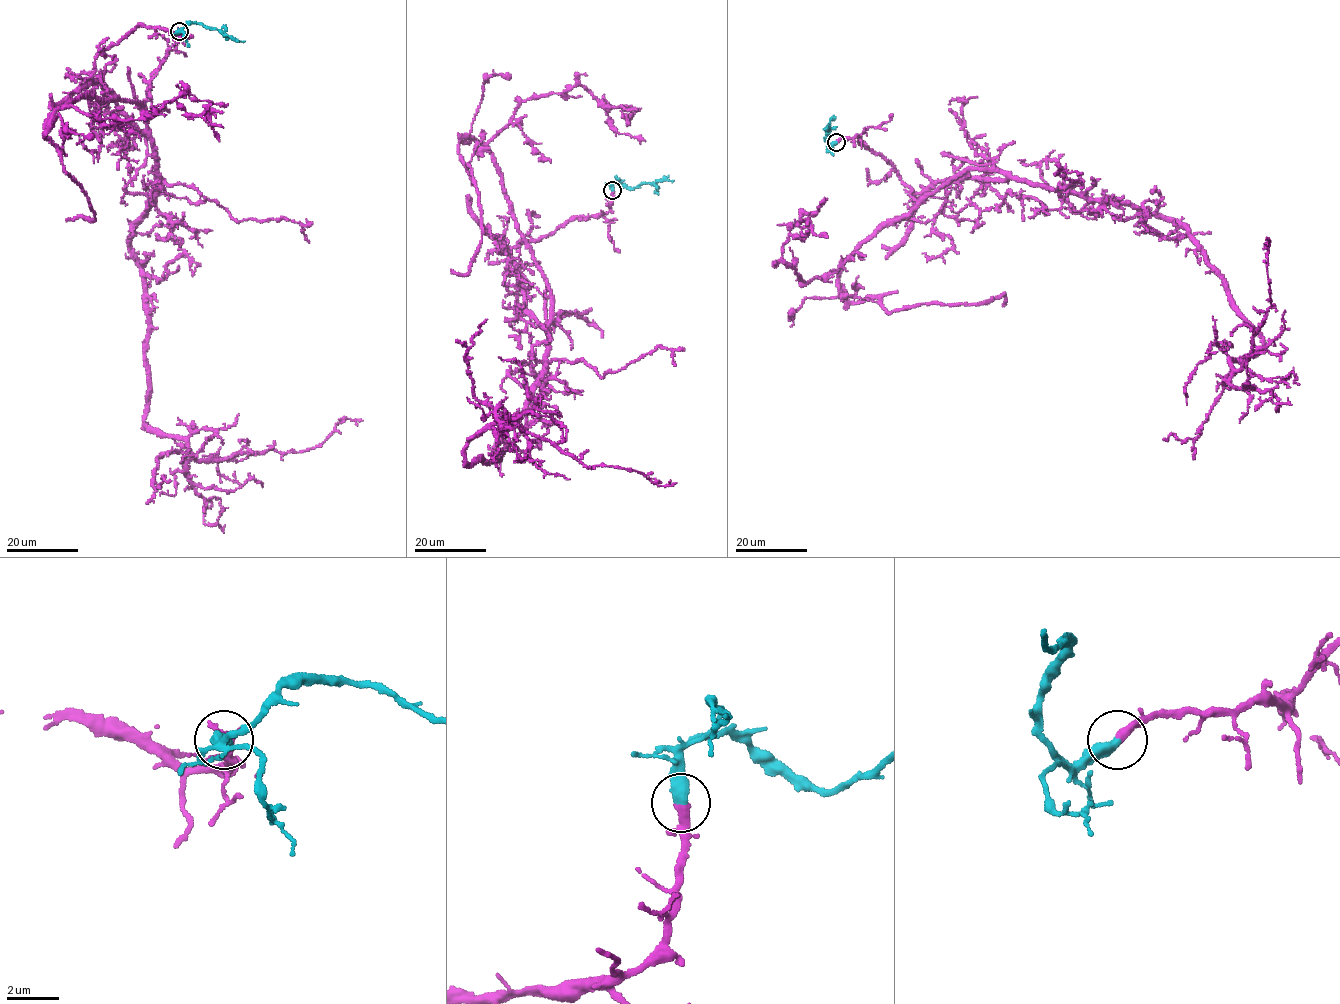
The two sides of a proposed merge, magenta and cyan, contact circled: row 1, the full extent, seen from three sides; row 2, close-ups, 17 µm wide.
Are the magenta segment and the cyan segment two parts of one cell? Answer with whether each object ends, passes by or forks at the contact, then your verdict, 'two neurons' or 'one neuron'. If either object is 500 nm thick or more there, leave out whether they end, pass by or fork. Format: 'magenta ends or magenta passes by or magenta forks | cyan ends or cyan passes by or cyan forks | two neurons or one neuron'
magenta passes by | cyan ends | one neuron

